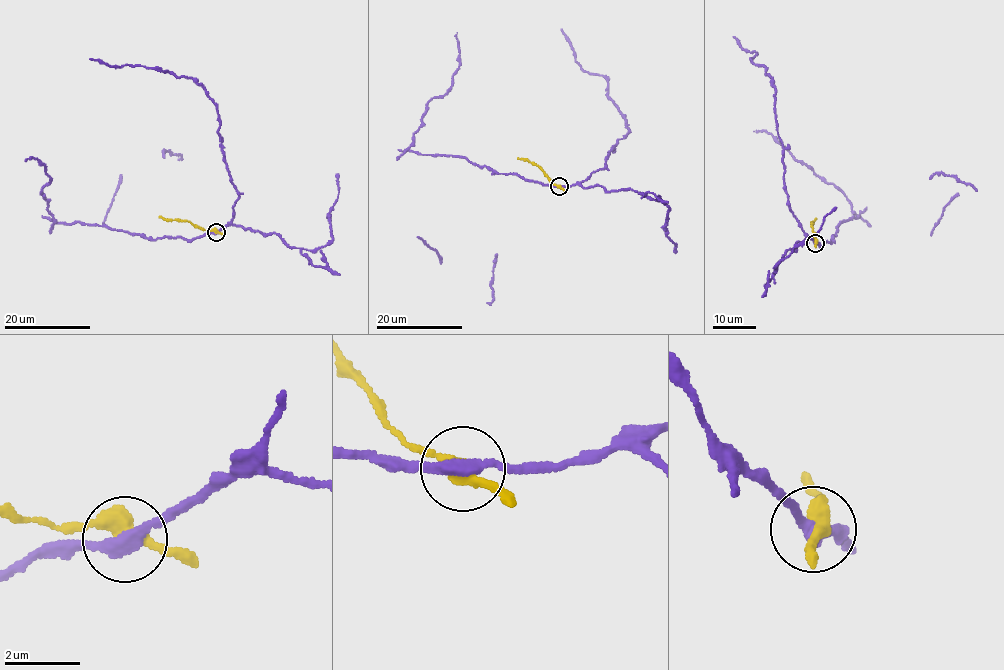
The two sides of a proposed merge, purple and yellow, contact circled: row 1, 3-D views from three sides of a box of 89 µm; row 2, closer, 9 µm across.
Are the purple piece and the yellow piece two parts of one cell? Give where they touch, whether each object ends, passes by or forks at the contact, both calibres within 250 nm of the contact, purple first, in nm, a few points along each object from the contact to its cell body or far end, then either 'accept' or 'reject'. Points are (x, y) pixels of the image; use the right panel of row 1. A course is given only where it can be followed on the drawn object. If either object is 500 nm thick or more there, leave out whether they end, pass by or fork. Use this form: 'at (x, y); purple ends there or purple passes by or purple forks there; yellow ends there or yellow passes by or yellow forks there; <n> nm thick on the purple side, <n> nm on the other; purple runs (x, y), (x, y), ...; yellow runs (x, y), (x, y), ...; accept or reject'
at (815, 243); purple passes by; yellow passes by; 340 nm thick on the purple side, 400 nm on the other; purple runs (816, 243), (821, 247), (832, 242), (839, 223), (858, 216), (837, 187), (771, 134), (753, 131); yellow runs (816, 243), (811, 225), (815, 218); reject

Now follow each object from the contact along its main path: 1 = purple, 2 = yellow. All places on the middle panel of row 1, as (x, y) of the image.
1: (558, 187), (493, 172), (458, 156), (417, 154), (408, 149), (427, 102), (451, 86), (460, 59), (457, 32)
2: (558, 187), (536, 165), (518, 158)

